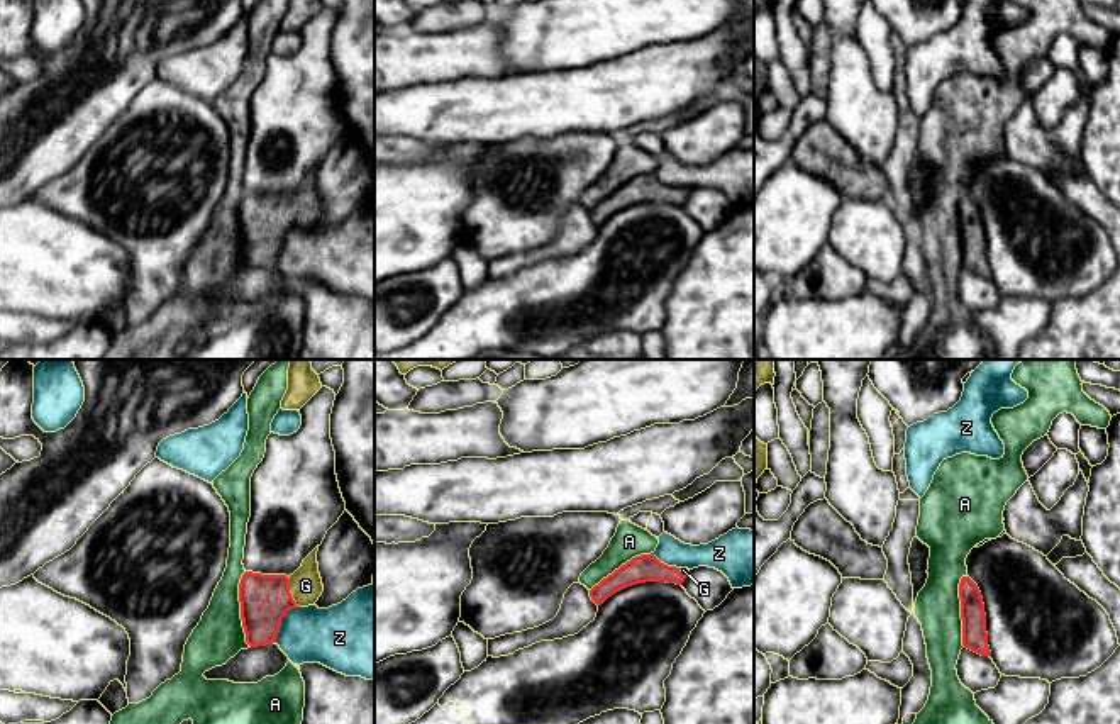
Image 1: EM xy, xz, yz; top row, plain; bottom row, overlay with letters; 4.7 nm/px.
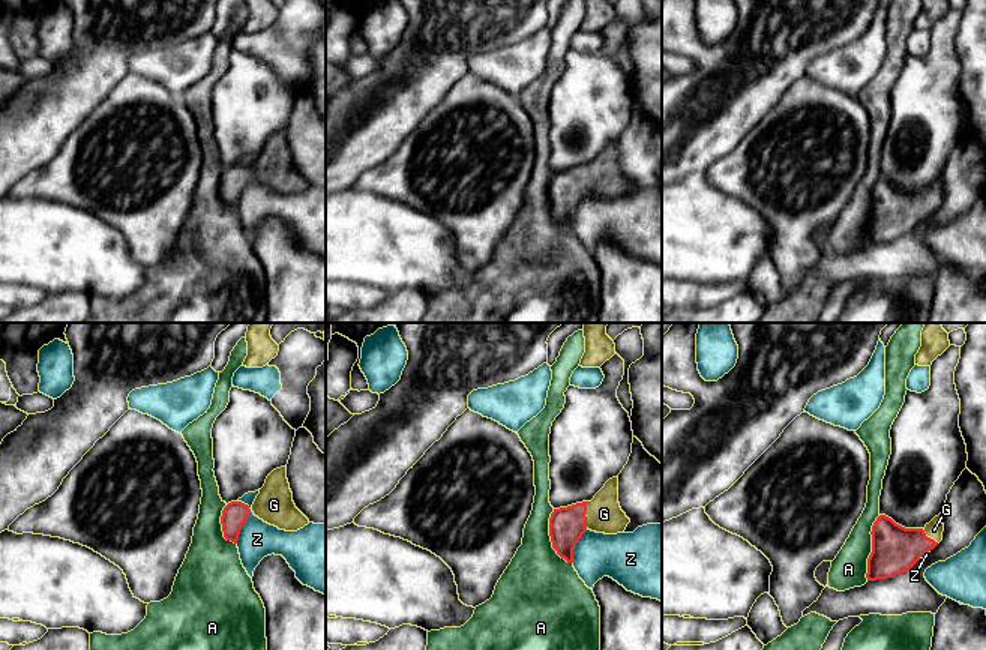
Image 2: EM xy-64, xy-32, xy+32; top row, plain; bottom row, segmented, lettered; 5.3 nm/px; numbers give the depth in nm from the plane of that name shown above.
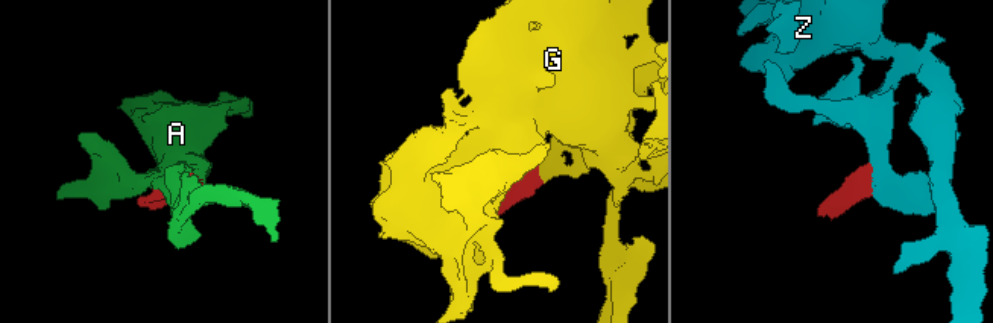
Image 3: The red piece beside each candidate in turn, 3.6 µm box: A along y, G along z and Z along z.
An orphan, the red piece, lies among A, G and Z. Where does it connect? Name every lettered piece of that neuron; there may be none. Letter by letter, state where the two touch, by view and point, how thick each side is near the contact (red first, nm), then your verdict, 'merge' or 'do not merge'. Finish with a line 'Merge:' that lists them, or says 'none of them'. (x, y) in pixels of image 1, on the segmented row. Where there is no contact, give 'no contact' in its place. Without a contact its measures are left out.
A: xy (241, 609) | 240/240 nm | do not merge
G: xy (288, 592) | 240/160 nm | merge
Z: xy (280, 623) | 240/280 nm | do not merge
Merge: G

